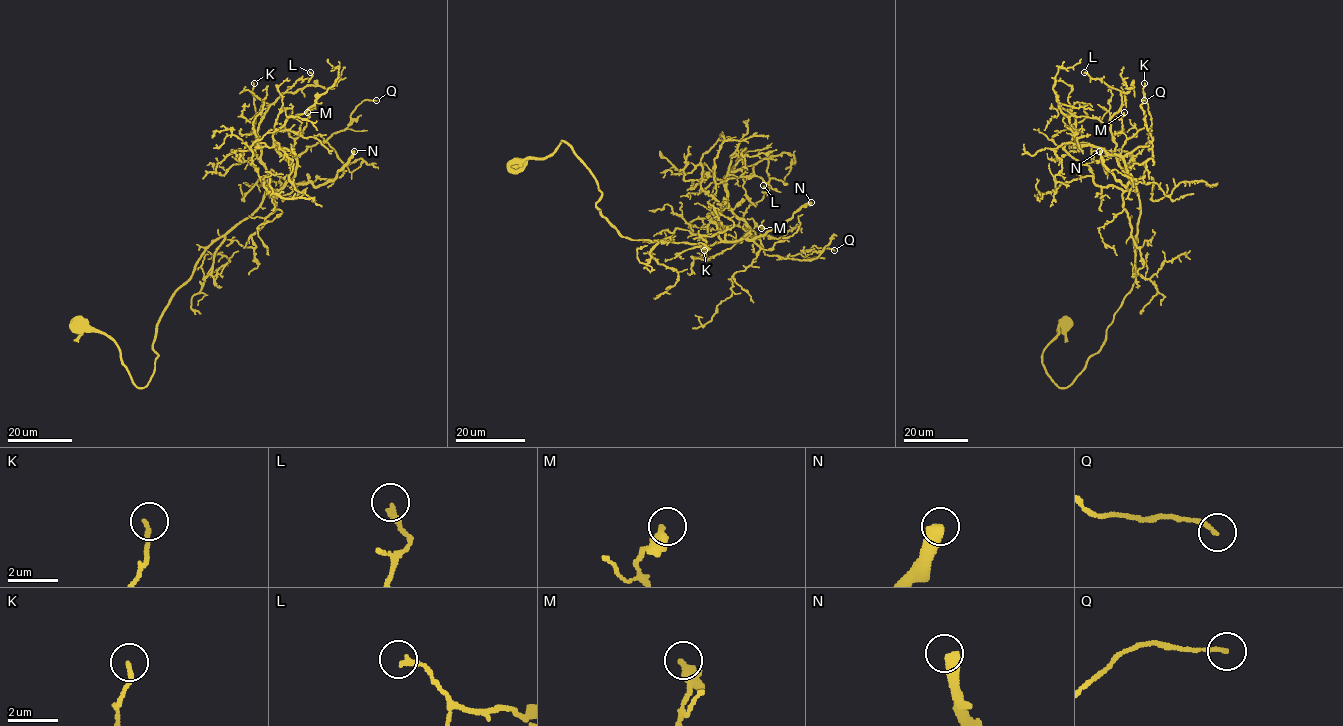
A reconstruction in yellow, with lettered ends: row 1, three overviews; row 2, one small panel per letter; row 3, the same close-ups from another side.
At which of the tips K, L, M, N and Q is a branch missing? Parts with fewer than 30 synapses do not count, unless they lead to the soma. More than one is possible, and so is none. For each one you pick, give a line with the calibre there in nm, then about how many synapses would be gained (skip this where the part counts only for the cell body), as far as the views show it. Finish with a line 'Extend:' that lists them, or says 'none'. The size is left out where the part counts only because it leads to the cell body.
N: Thickness 500 nm. Roughly 600 synapses
Extend: N

